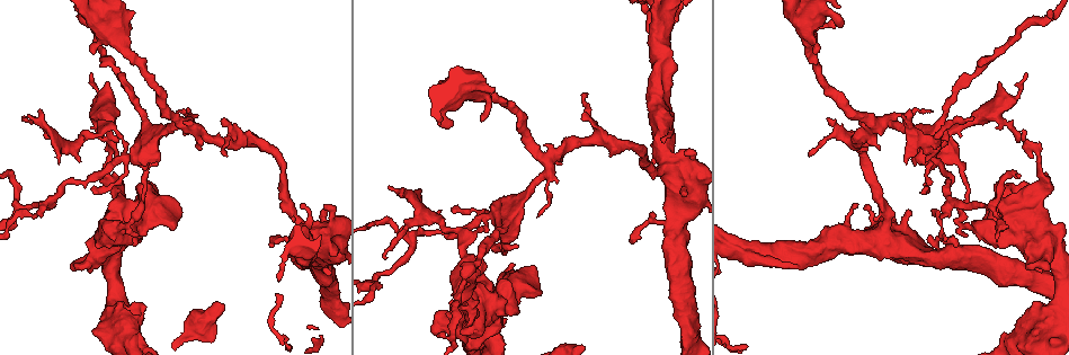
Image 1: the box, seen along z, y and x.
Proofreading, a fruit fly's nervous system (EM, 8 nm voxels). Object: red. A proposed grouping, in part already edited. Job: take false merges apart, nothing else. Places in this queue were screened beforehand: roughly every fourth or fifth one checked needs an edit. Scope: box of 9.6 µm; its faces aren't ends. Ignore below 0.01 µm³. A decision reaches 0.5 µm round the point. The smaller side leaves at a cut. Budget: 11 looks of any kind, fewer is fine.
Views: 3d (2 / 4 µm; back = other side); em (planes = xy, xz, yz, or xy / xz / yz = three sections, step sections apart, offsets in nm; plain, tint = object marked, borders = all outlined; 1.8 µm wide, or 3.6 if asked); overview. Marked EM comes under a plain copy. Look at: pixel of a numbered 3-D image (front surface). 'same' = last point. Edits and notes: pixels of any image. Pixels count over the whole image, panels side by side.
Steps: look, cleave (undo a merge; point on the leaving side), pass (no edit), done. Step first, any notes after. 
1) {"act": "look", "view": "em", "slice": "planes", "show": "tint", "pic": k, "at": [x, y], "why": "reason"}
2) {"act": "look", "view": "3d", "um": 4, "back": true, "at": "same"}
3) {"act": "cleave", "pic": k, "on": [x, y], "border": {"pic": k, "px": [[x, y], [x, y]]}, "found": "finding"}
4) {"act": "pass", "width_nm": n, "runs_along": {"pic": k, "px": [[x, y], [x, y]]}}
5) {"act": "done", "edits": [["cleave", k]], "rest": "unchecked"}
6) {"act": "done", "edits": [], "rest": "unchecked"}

{"act": "look", "view": "3d", "um": 4, "pic": 1, "at": [446, 320], "why": "touches itself"}

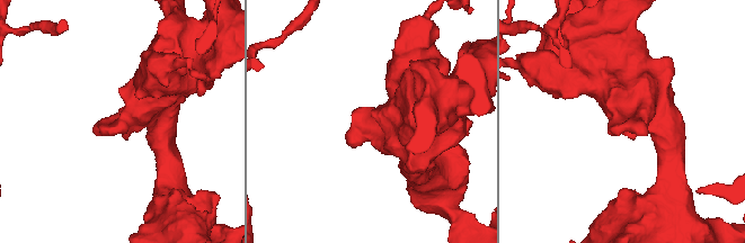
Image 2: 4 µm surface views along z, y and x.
{"act": "look", "view": "em", "um": 3.6, "slice": "yz", "step": 4, "show": "tint", "pic": 2, "at": [373, 118], "why": "now the EM"}

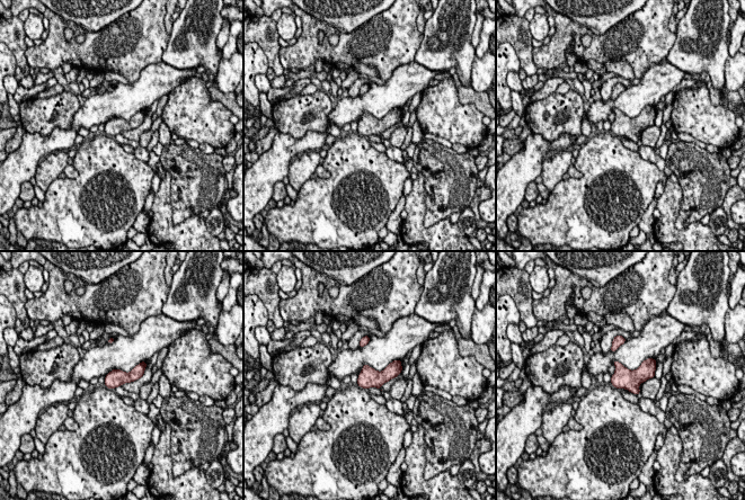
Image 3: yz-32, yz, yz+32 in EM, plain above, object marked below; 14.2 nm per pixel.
{"act": "pass", "width_nm": 260, "found": "all the same neuron"}

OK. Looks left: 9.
{"act": "look", "view": "3d", "um": 4, "pic": 1, "at": [426, 216], "why": "abrupt turn"}

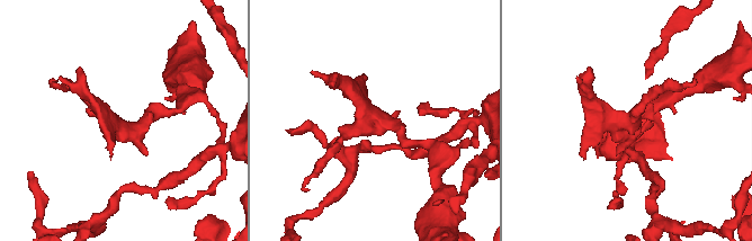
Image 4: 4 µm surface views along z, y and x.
{"act": "look", "view": "em", "slice": "yz", "step": 8, "show": "tint", "pic": 4, "at": [374, 122], "why": "now the EM"}

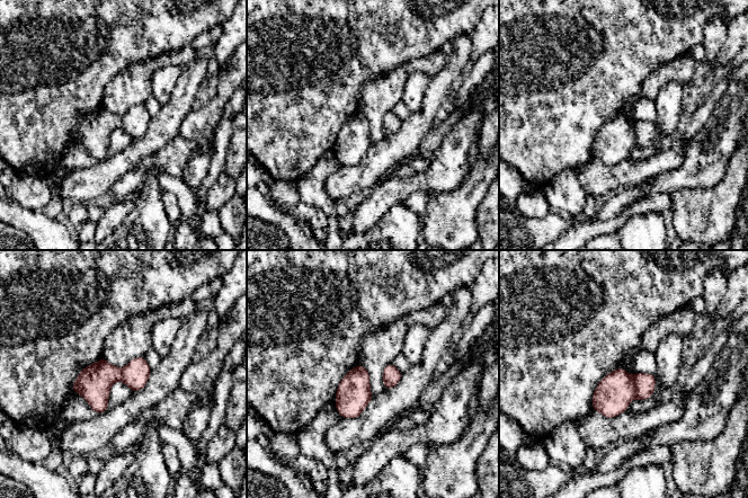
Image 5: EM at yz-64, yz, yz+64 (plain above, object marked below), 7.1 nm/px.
{"act": "look", "view": "em", "slice": "xz", "step": 8, "show": "borders", "at": "same", "why": "another direction"}

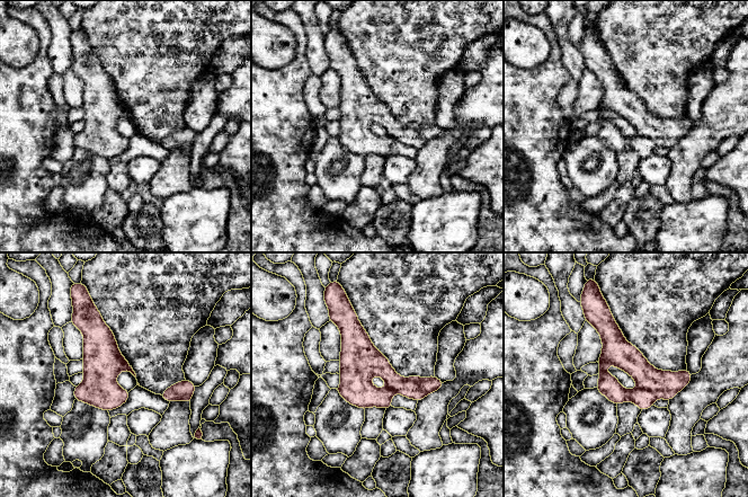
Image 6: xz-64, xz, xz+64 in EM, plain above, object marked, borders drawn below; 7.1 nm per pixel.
{"act": "pass", "runs_along": {"pic": 6, "px": [[343, 321], [399, 384], [439, 384]]}, "found": "all the same neuron"}

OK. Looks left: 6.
{"act": "look", "view": "em", "slice": "planes", "show": "tint", "pic": 1, "at": [459, 278], "why": "three arms meet"}

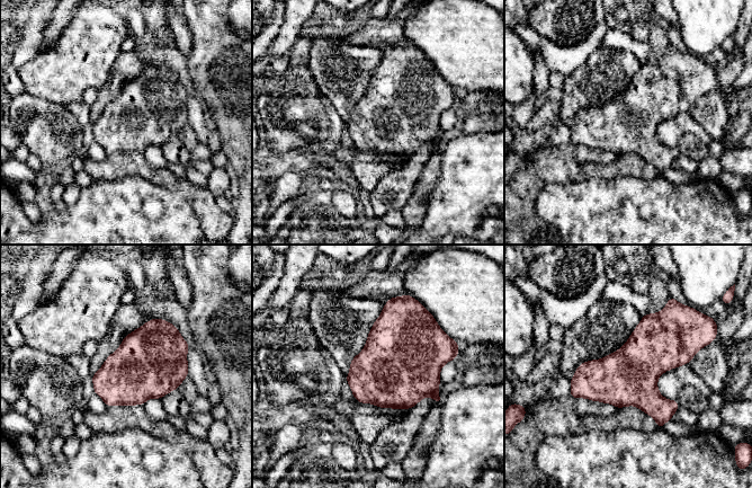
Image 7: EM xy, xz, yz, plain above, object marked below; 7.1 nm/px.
{"act": "pass", "found": "one neuron here"}

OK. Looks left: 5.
{"act": "look", "view": "em", "slice": "xy", "step": 4, "show": "tint", "pic": 1, "at": [728, 247], "why": "thick turns thin"}

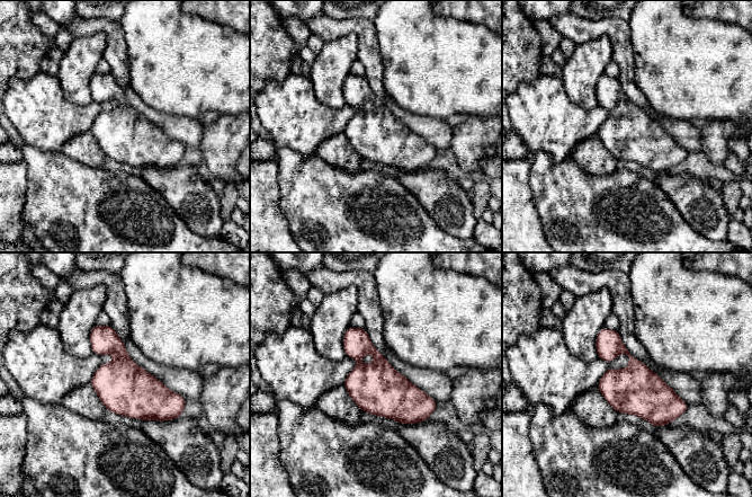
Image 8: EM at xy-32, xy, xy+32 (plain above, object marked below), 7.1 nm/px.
{"act": "look", "view": "em", "slice": "planes", "show": "tint", "at": "same"}

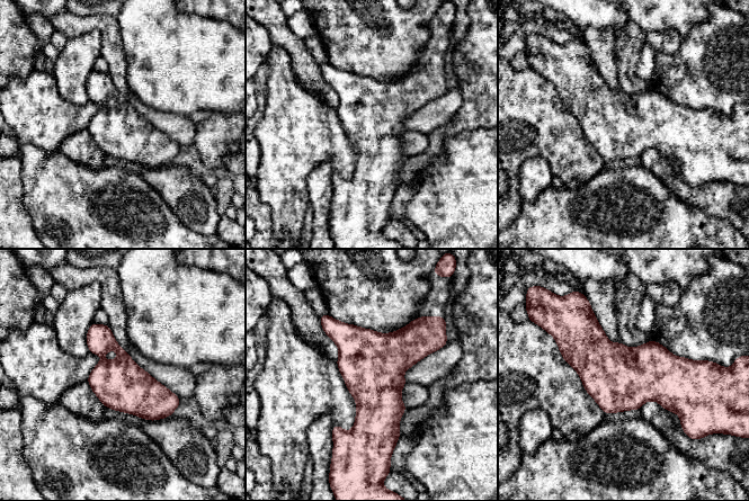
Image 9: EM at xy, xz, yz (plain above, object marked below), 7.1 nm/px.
{"act": "pass", "width_nm": 360, "found": "all the same neuron"}

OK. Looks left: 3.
{"act": "done", "edits": [], "rest": "unchecked"}

